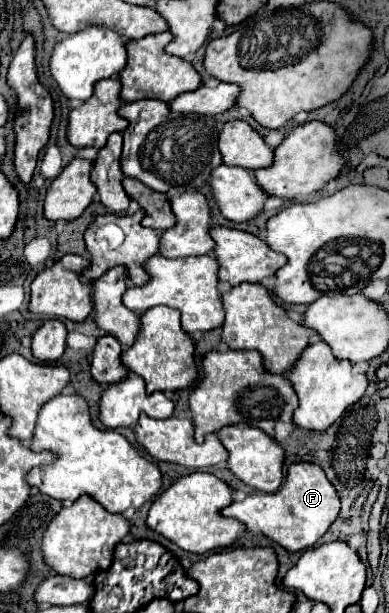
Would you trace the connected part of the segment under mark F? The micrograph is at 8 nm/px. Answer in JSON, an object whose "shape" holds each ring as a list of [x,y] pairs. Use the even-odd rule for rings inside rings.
{"shape":[[[310,462],[292,464],[288,468],[288,476],[284,486],[274,494],[254,494],[260,498],[258,504],[252,498],[244,498],[242,502],[234,502],[222,510],[224,516],[236,518],[246,524],[248,532],[262,532],[264,536],[272,538],[280,546],[290,552],[306,550],[314,546],[314,542],[324,536],[330,524],[336,520],[340,512],[340,498],[334,486],[328,482],[324,470]]]}

